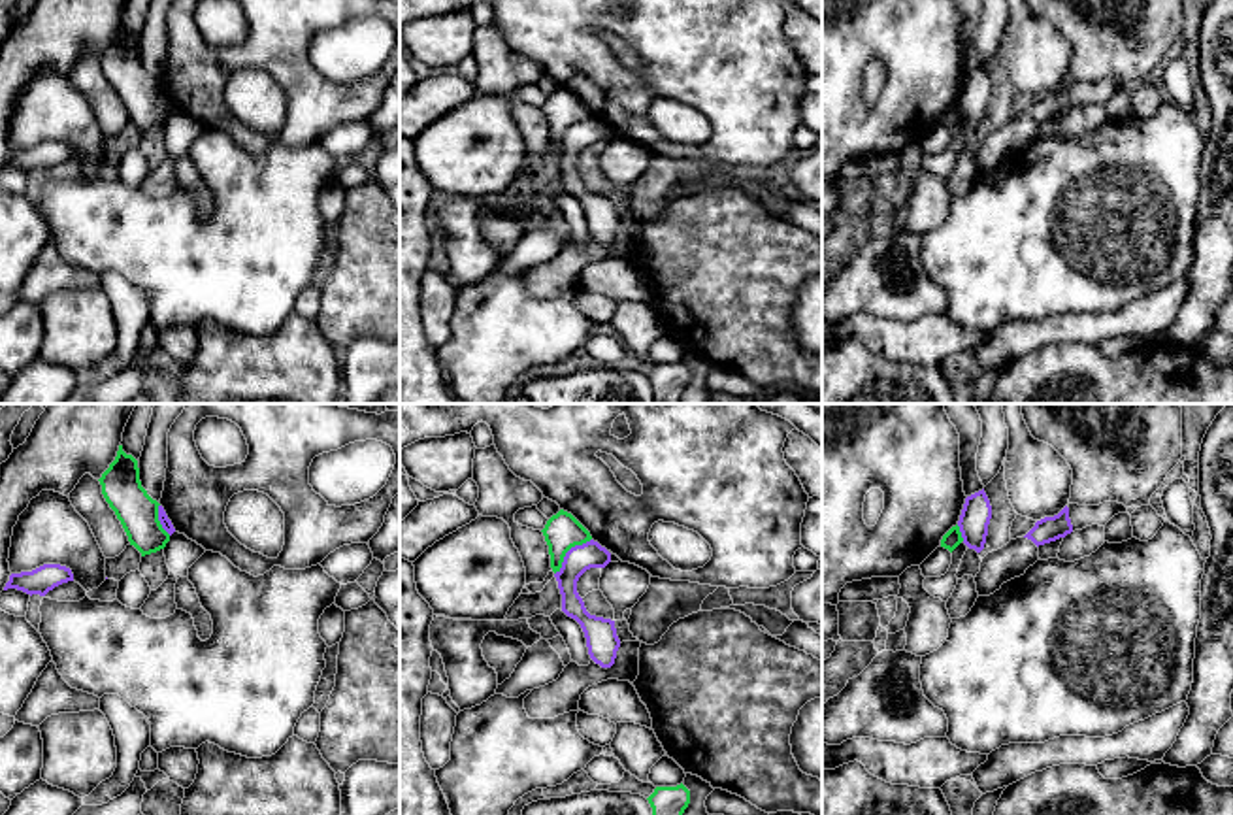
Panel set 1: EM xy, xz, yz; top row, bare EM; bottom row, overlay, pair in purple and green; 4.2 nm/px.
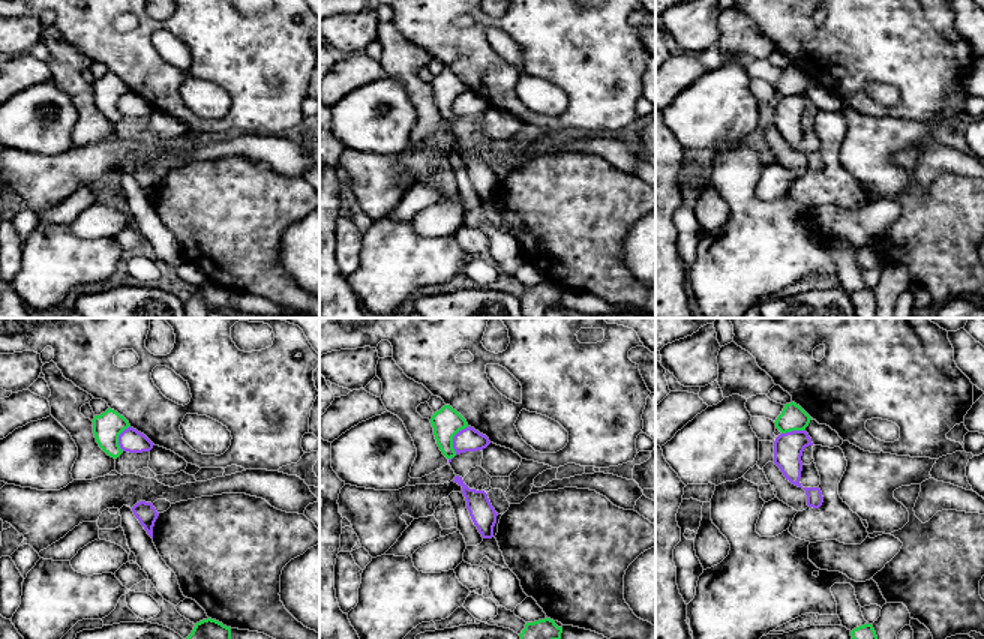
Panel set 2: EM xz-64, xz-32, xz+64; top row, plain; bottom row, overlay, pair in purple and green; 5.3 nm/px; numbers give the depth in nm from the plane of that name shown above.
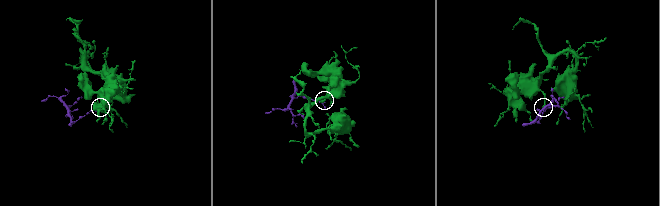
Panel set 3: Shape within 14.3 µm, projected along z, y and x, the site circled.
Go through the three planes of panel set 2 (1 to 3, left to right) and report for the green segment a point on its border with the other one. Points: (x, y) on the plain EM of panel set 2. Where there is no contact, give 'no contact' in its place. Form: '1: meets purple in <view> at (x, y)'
1: meets purple in xz-64 at (119, 102)
2: meets purple in xz-32 at (453, 102)
3: meets purple in xz+64 at (792, 95)

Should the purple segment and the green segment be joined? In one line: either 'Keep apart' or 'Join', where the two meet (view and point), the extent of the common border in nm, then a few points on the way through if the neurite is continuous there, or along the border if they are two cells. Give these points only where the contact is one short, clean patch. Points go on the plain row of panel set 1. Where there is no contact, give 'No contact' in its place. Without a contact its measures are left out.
Keep apart. Touches purple at xz (568, 129). Shared border 220 nm. Boundary: xz (591, 116), (575, 121), (555, 151)

